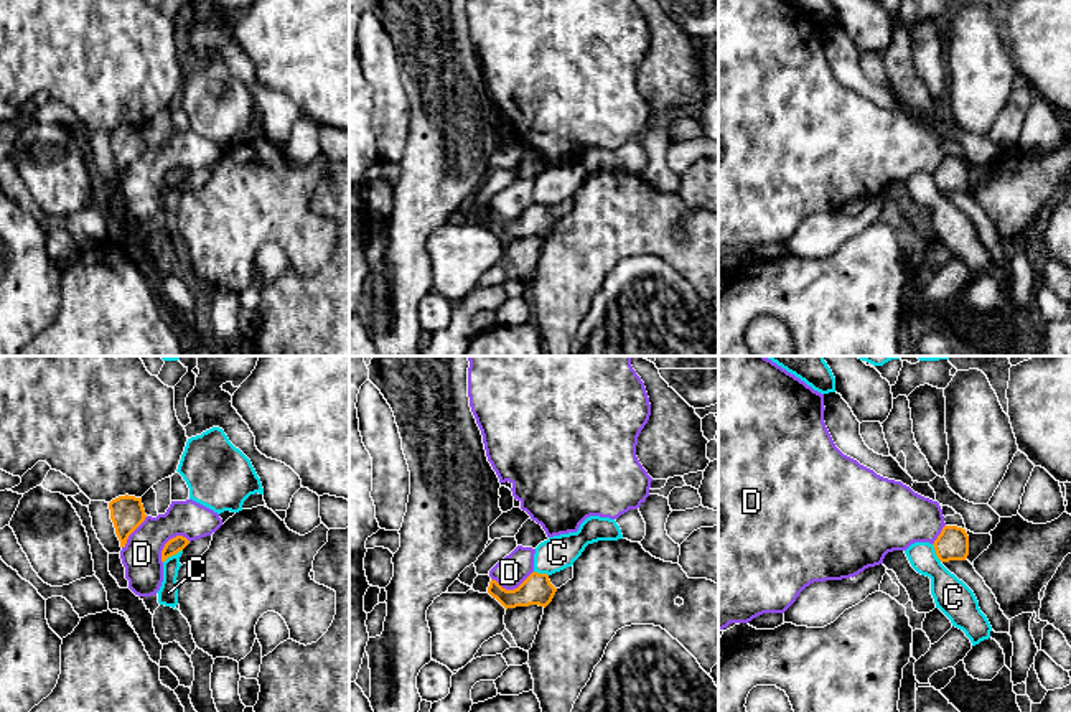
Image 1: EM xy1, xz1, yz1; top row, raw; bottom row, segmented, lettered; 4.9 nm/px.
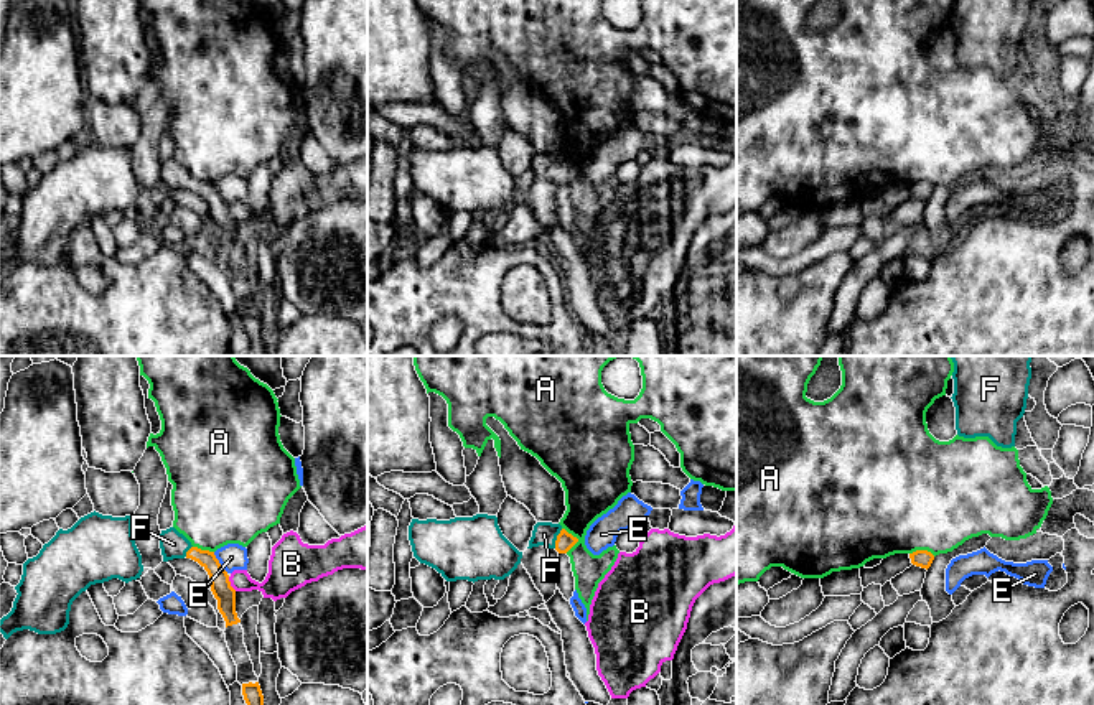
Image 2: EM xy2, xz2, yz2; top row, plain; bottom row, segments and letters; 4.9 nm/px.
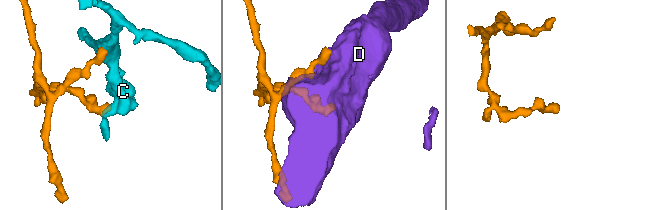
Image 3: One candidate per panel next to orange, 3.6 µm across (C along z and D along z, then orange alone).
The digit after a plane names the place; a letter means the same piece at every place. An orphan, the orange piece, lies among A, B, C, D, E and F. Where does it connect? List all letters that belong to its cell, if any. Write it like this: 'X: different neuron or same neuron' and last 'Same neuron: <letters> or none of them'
A: different neuron
B: different neuron
C: different neuron
D: different neuron
E: different neuron
F: same neuron
Same neuron: F

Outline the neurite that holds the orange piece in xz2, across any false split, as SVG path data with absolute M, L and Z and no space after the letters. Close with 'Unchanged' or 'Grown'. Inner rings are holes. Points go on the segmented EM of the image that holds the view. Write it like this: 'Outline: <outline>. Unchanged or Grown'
Outline: M537 522L527 549L544 545L555 549L559 553L567 553L577 542L578 539L568 534L560 524Z. Grown

